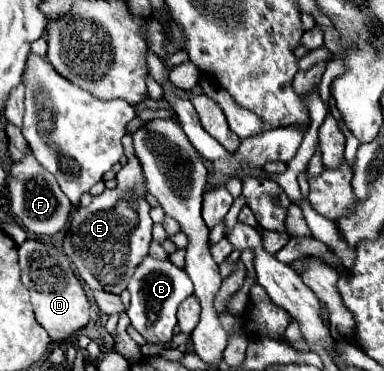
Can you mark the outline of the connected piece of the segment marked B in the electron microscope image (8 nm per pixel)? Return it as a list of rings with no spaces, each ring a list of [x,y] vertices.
[[[148,256],[144,258],[144,262],[140,262],[134,276],[130,278],[128,292],[132,294],[130,306],[126,310],[126,314],[130,316],[130,324],[146,338],[148,344],[168,346],[174,336],[176,308],[184,298],[188,298],[194,292],[188,274],[170,264],[168,260],[156,260]]]

